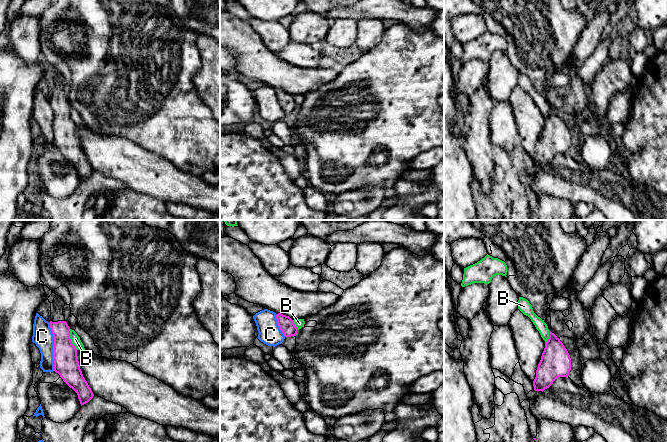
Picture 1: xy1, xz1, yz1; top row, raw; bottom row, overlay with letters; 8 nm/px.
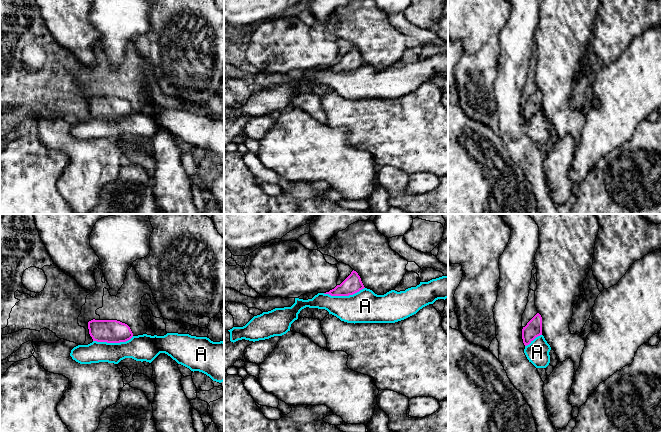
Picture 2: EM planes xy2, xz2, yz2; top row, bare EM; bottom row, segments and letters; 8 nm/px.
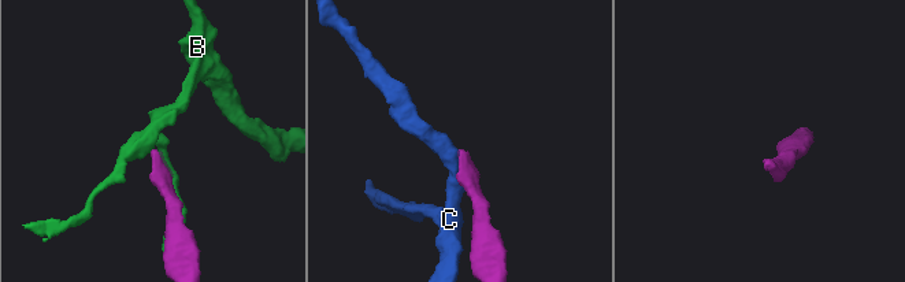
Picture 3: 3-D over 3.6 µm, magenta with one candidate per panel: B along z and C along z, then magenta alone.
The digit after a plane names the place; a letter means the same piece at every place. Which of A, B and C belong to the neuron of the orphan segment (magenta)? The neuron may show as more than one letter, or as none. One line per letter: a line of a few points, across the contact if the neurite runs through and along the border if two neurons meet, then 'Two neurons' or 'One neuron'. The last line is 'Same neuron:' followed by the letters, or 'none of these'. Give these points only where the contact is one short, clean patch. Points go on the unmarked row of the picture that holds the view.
A: Line: xz2 (364, 63), (348, 71), (329, 71), (323, 69). Two neurons
B: Two neurons
C: Line: xy1 (49, 98), (53, 113), (54, 146). Two neurons
Same neuron: none of these

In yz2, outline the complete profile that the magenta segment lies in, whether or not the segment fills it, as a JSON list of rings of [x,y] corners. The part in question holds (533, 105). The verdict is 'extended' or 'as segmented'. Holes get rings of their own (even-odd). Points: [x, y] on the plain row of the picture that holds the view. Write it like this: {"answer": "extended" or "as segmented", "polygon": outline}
{"answer": "as segmented", "polygon": [[[537,89],[522,105],[522,115],[524,121],[529,121],[540,111],[542,111],[542,93],[539,89]]]}

